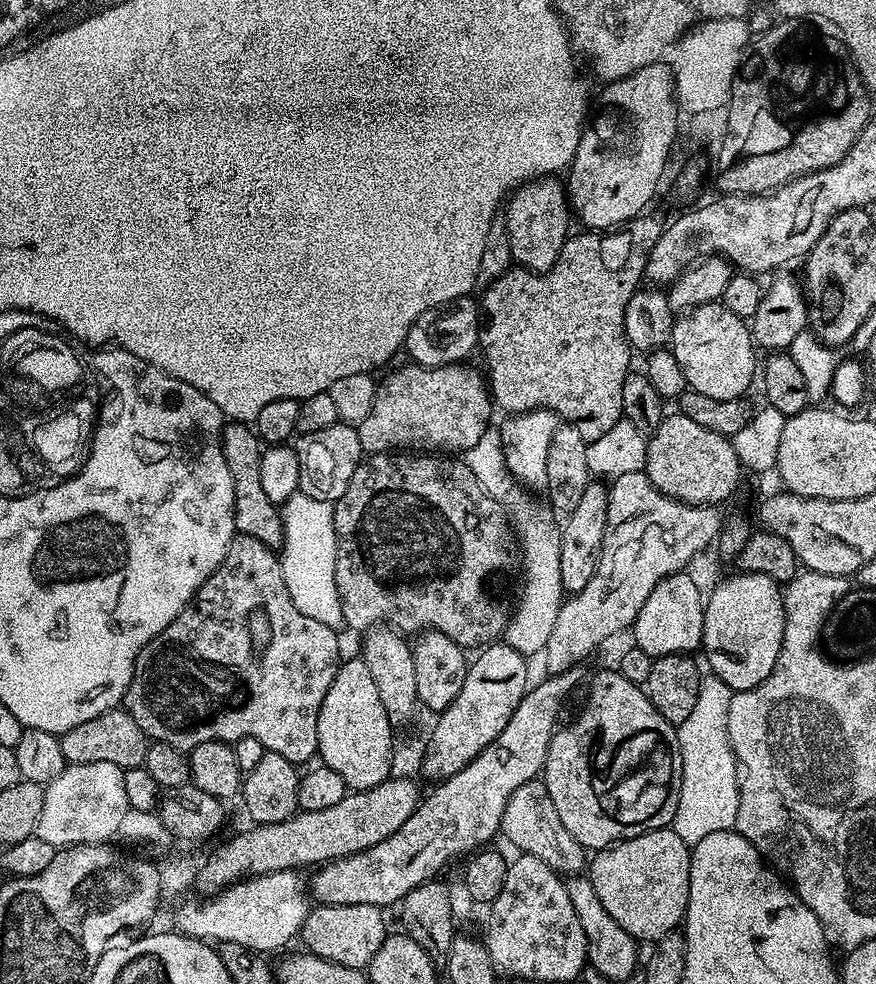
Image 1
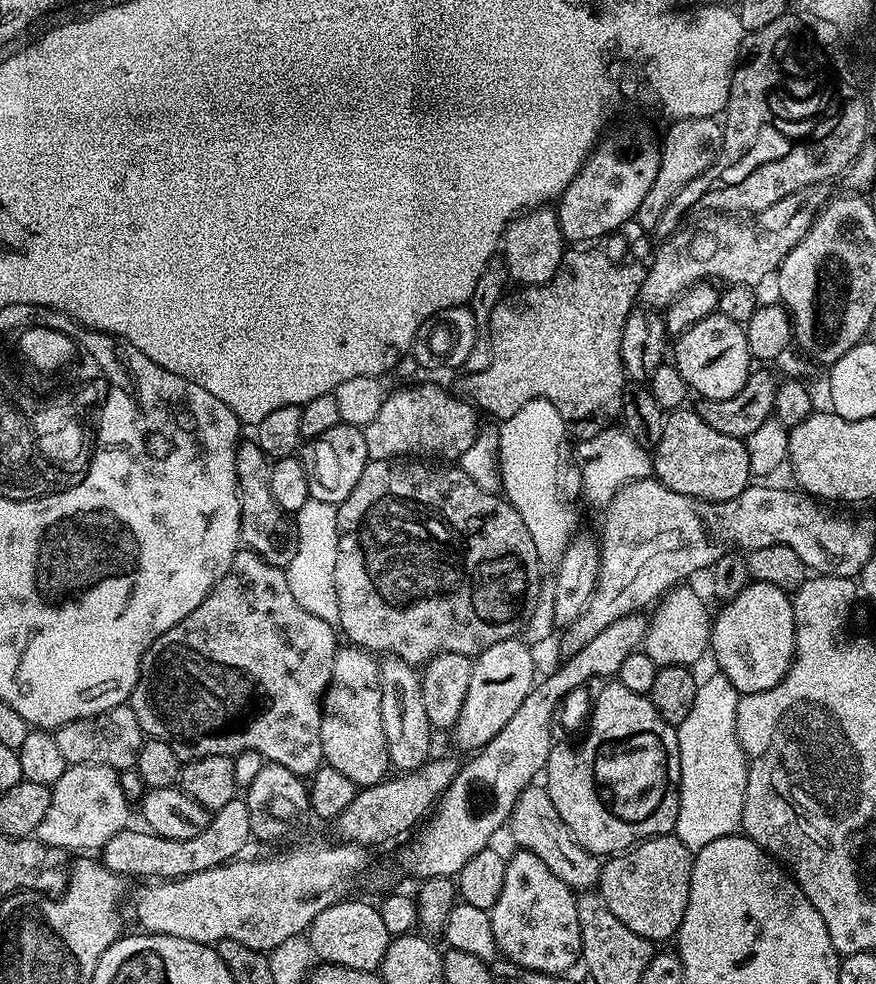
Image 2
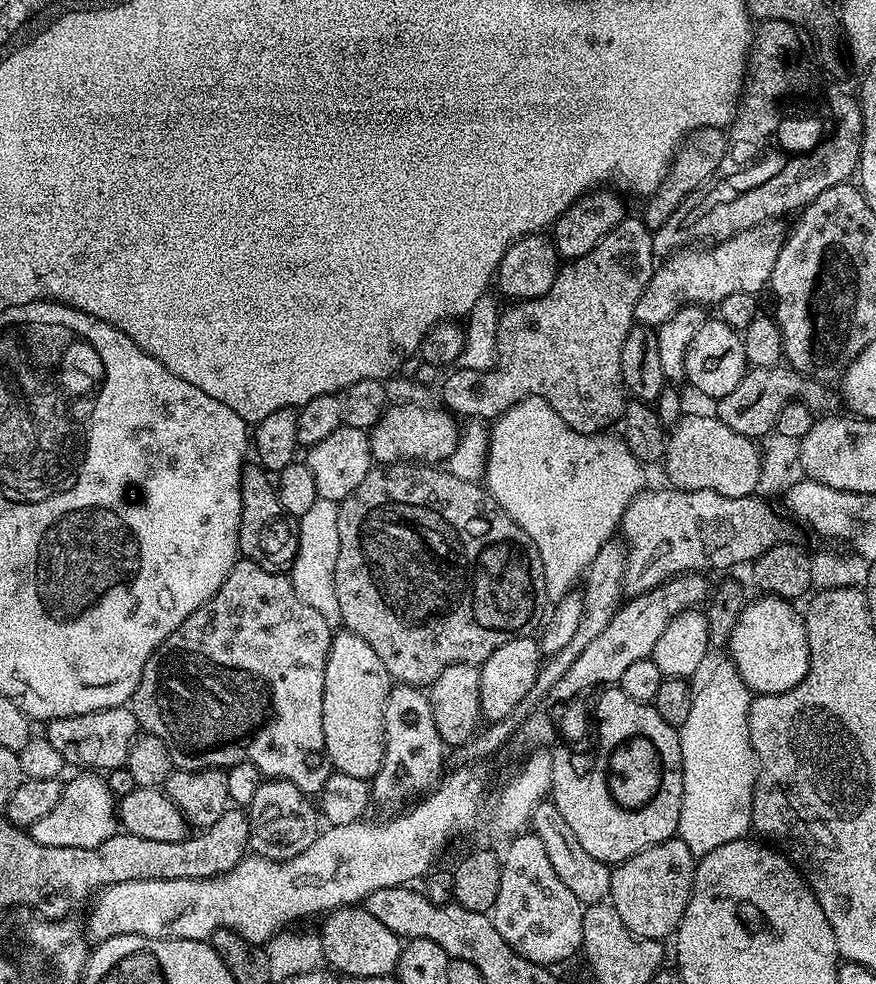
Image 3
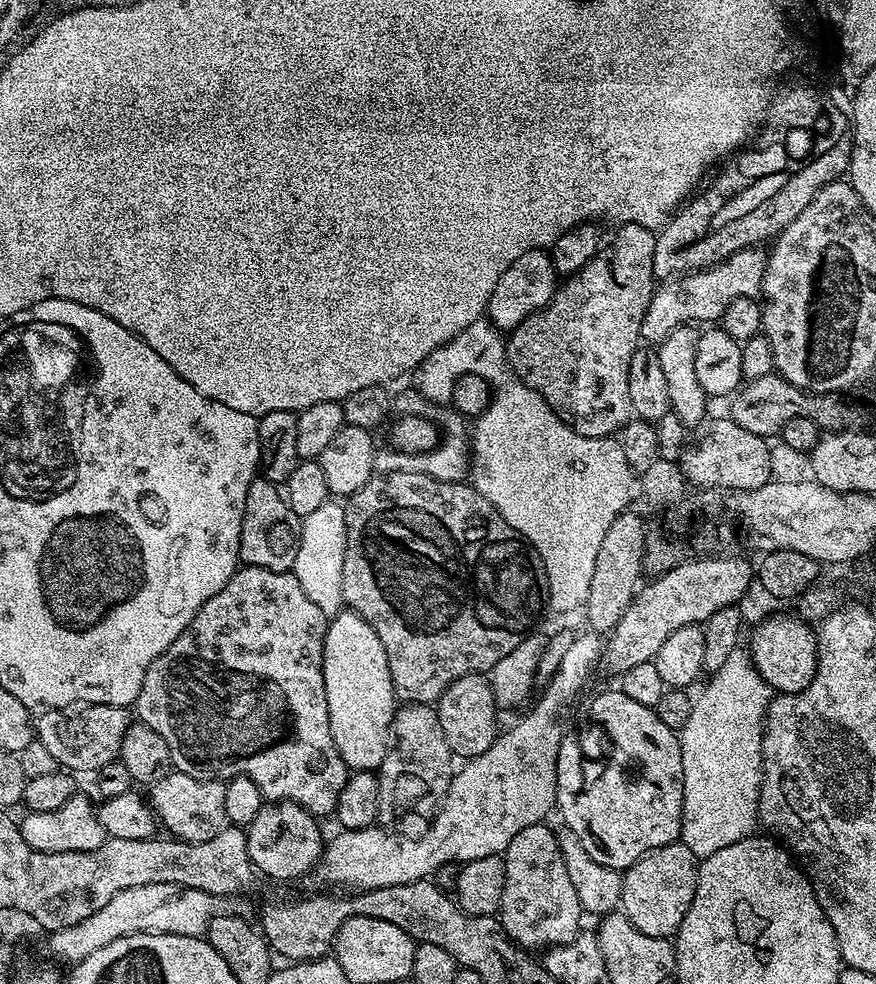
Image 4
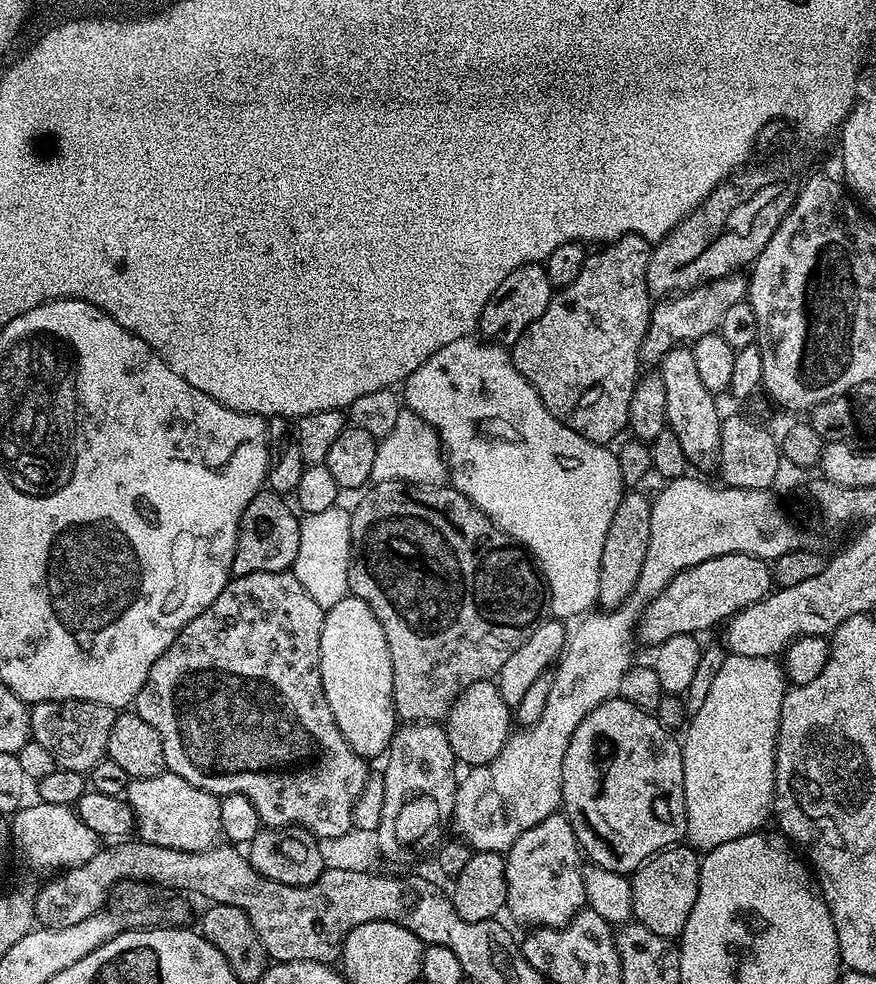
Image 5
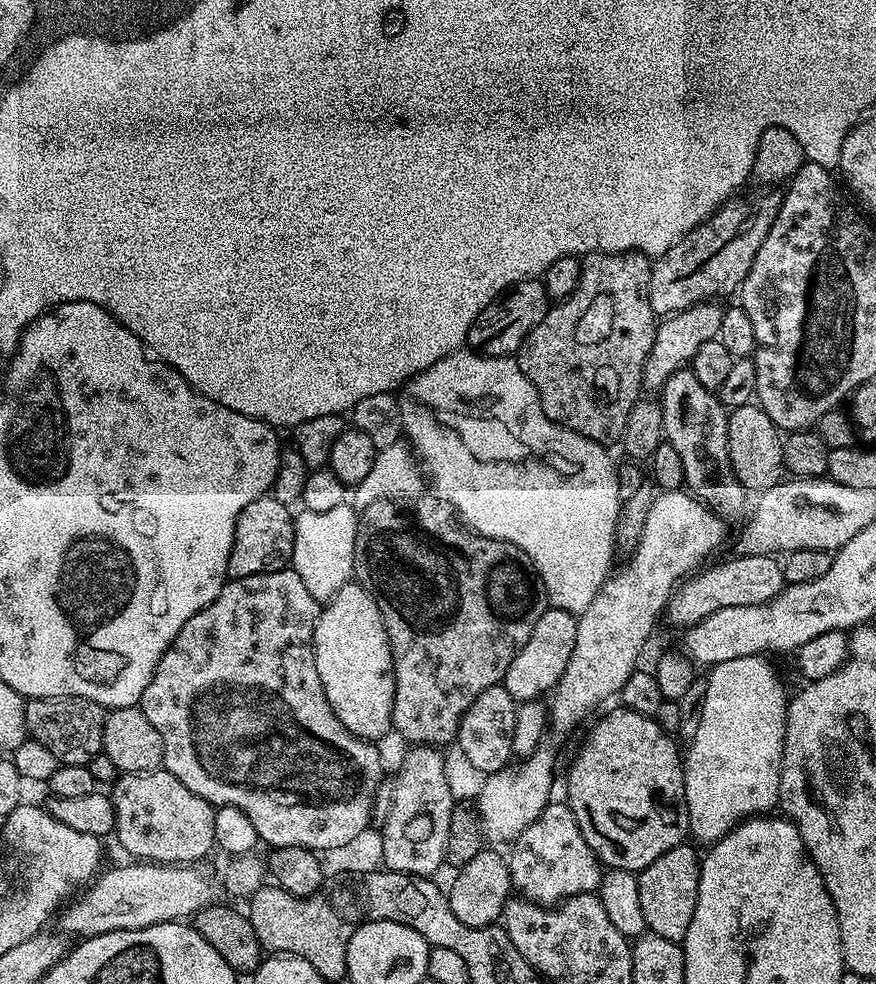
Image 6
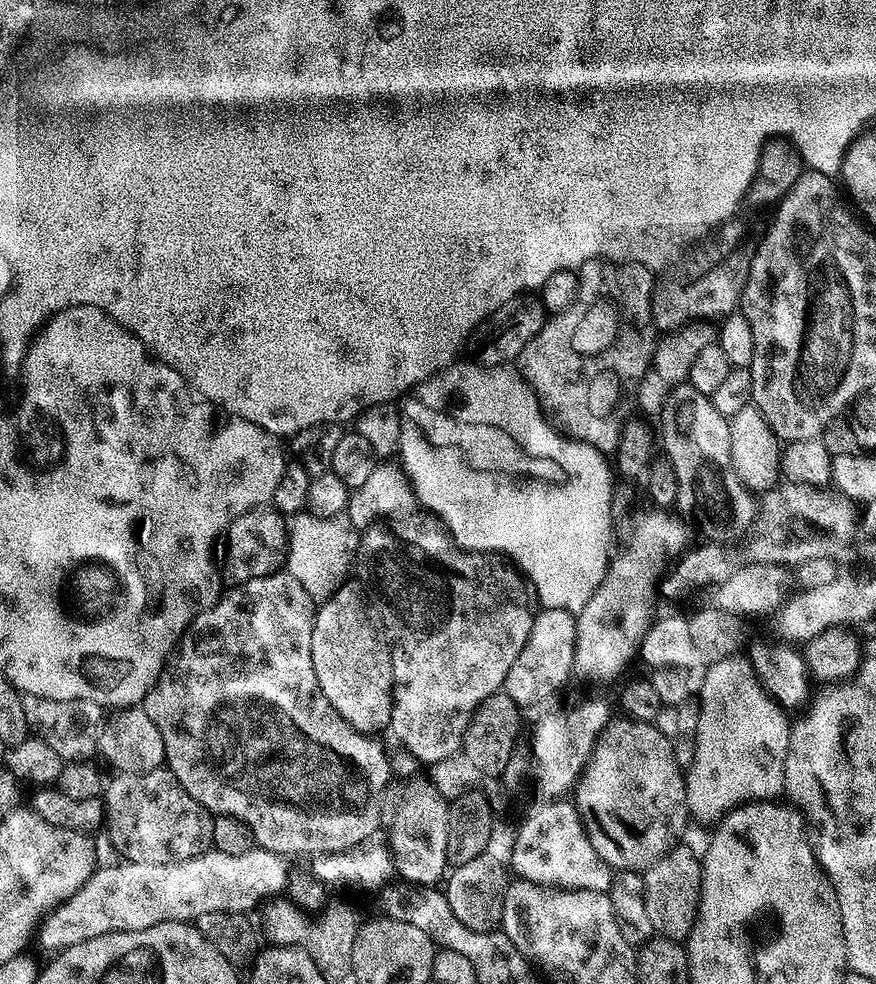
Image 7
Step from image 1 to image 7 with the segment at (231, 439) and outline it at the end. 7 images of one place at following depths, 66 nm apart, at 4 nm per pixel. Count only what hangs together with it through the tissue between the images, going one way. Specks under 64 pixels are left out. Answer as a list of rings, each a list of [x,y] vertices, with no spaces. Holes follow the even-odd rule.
[[[271,506],[251,508],[228,527],[228,553],[222,556],[222,580],[225,585],[245,584],[254,578],[266,578],[281,571],[288,559],[288,525],[285,517]]]

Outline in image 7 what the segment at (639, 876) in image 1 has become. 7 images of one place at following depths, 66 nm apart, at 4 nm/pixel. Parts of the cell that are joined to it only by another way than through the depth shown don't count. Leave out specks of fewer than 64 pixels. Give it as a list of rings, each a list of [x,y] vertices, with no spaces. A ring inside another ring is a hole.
[[[677,846],[644,869],[642,875],[646,911],[650,914],[653,933],[665,940],[687,941],[700,910],[700,883],[704,877],[701,857],[688,848]]]

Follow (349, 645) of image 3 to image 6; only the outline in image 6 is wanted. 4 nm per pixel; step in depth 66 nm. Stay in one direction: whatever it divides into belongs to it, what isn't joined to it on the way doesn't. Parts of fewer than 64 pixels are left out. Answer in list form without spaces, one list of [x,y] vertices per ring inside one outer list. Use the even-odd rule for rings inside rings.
[[[355,582],[343,584],[323,605],[314,630],[314,654],[318,678],[322,678],[326,698],[342,726],[359,740],[369,742],[380,742],[387,732],[391,733],[396,693],[392,647],[378,602],[374,602],[362,585]]]

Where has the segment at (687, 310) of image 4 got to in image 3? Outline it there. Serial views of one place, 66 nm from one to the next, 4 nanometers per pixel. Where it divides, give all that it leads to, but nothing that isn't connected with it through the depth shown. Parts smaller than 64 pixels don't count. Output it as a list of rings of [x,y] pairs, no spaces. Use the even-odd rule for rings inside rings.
[[[771,222],[742,230],[728,240],[713,243],[713,248],[705,252],[695,246],[673,252],[653,271],[646,290],[642,290],[638,306],[634,306],[635,323],[657,329],[666,318],[688,304],[719,306],[726,294],[760,294],[763,288],[765,291],[772,278],[774,262],[778,262],[778,254],[784,245],[786,228],[782,224]]]

